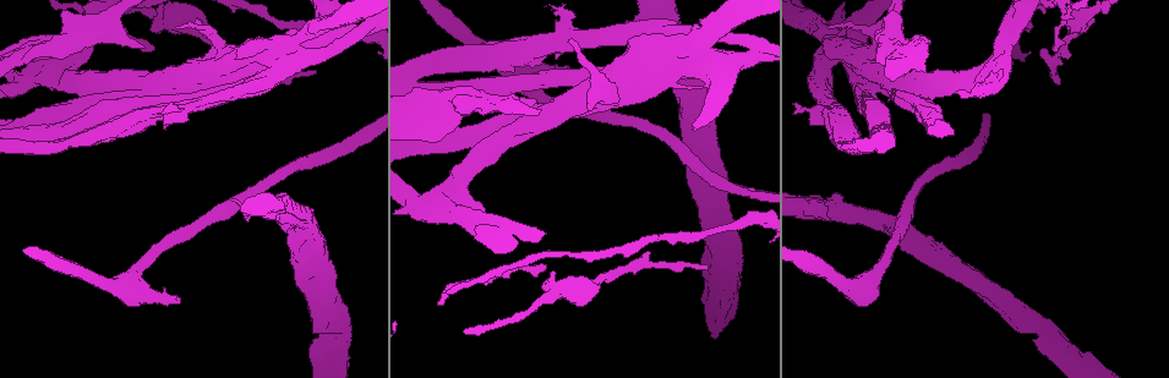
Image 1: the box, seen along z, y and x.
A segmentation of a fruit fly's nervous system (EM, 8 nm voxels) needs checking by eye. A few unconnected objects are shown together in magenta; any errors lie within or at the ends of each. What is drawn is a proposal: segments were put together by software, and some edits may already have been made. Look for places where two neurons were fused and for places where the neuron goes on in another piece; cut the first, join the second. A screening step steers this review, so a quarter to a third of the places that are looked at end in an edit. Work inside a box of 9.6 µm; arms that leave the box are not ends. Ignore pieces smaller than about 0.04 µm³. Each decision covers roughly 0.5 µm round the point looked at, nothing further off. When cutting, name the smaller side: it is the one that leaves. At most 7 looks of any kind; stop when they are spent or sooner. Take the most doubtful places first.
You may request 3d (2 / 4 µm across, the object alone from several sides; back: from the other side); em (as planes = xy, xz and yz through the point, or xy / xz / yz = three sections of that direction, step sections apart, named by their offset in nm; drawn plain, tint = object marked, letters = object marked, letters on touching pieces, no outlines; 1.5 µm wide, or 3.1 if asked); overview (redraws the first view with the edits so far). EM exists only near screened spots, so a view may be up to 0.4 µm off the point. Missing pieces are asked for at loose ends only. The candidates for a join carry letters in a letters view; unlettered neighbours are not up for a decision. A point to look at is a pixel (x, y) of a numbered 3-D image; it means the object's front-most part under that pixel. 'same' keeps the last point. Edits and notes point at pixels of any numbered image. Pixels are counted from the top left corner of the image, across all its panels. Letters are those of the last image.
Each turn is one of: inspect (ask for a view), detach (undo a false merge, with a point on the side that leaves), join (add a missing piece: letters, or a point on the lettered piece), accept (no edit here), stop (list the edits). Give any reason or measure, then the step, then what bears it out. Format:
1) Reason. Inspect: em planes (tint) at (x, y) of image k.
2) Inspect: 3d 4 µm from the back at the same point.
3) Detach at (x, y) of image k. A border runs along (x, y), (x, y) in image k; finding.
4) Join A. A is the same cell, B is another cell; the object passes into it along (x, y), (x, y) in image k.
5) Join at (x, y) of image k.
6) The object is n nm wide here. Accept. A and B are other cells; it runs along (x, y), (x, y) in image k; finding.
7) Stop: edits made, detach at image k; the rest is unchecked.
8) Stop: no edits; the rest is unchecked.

Long arm stops here. Inspect: em planes (letters) at (316, 72) of image 1.

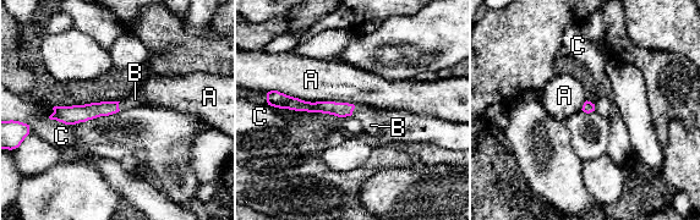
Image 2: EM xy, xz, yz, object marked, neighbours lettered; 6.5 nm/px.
The object is 70 nm wide here. Join B. B is the same cell, A and C are other cells; it goes on there.

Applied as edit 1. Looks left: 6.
Redraw. Inspect: overview.

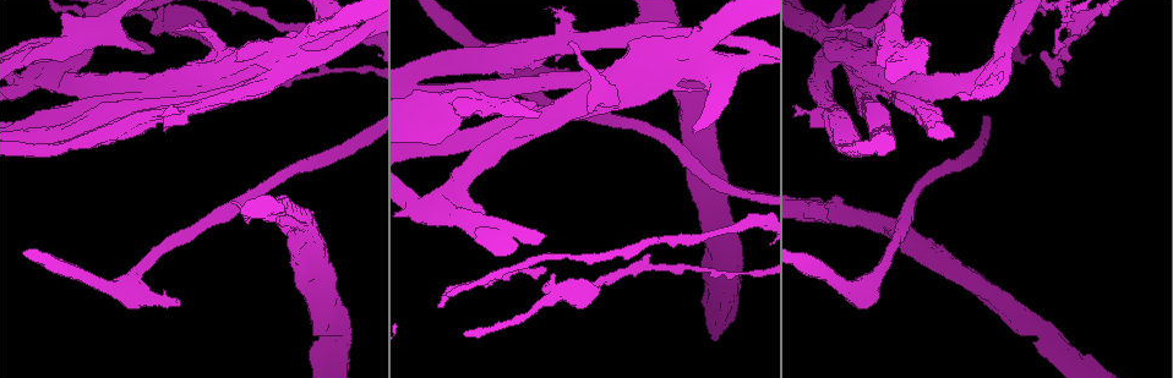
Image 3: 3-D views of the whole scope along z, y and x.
Stops while still wide. Inspect: 3d 2 µm at (178, 301) of image 3.

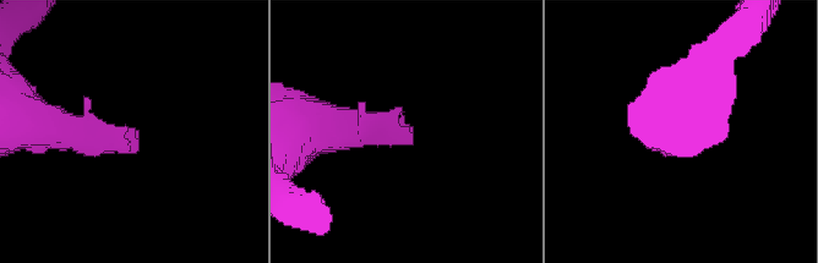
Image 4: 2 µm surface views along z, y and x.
Need the tissue. Inspect: em planes (letters) at (137, 135) of image 4.

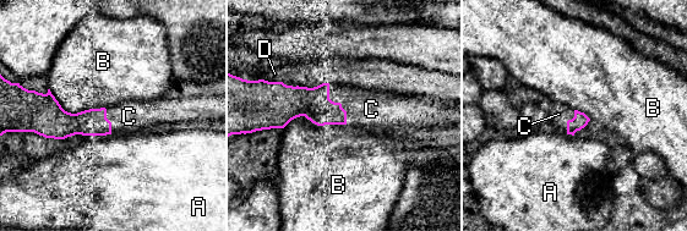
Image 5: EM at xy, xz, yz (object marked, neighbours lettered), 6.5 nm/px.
Join C. C is the same cell, A, B and D are other cells; it goes on there.

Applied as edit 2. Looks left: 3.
A fork. Inspect: 3d 4 µm at (805, 210) of image 3.

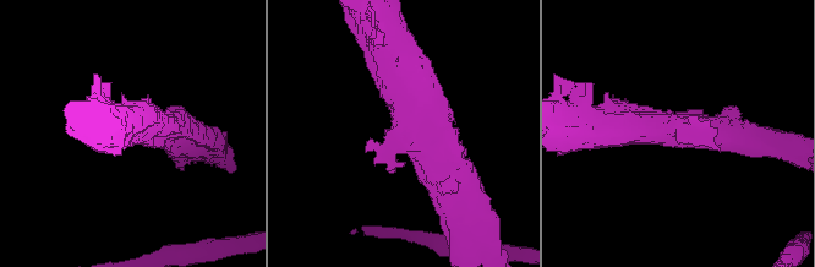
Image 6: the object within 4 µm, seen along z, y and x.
Now the EM. Inspect: em planes (tint) at (422, 130) of image 6.

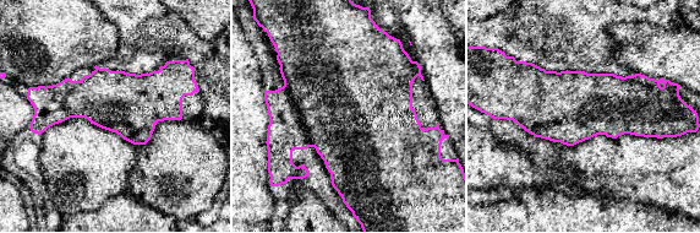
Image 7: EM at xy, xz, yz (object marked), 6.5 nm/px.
What lies round it. Inspect: em planes (letters) at the same point.

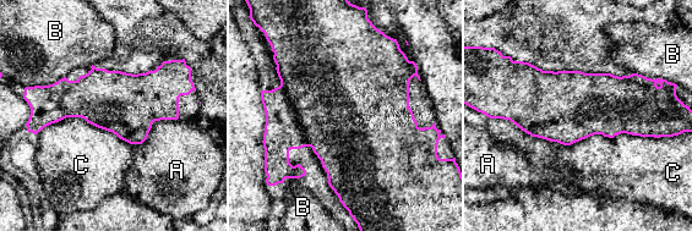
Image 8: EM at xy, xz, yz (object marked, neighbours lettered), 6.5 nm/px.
Accept. A, B and C are other cells; a border runs along (41, 130), (83, 117), (130, 144) in image 8; continuous, no second neuron.

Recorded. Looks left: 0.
Stop: edits made, join at image 2, join at image 5; the rest is unchecked.

